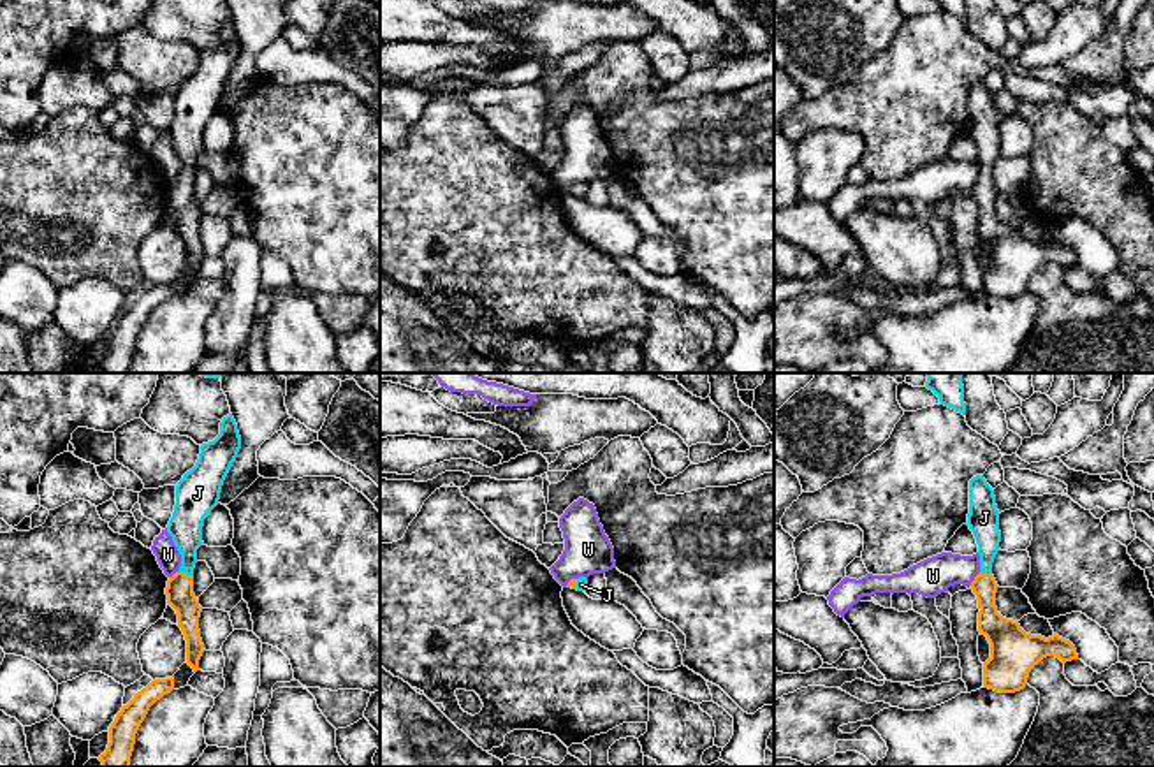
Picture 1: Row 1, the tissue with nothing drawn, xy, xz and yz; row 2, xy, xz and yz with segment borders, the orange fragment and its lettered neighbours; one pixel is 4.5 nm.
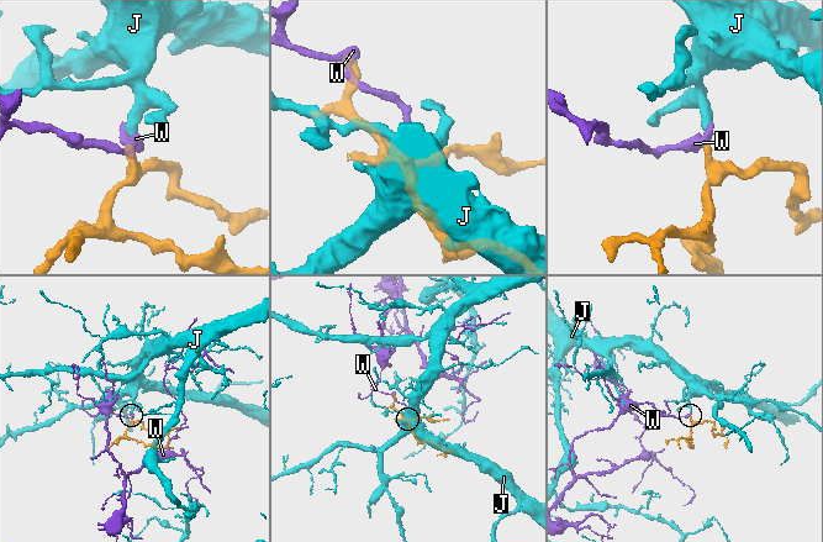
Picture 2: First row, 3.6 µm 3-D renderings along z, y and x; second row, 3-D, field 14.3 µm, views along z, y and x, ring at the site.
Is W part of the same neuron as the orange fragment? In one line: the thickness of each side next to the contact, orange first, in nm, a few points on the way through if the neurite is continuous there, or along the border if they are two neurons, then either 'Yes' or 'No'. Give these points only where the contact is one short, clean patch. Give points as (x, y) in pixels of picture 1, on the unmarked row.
Thickness 120 nm (orange) against 170 nm. Boundary: yz (980, 178), (970, 190). No

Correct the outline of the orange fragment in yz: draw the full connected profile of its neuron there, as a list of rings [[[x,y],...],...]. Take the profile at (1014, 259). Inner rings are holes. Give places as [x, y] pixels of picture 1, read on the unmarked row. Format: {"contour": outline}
{"contour": [[[976,81],[969,86],[969,120],[968,128],[973,137],[978,160],[980,160],[980,179],[971,188],[971,195],[978,206],[978,237],[987,243],[990,250],[990,264],[983,269],[983,292],[999,299],[1015,299],[1026,294],[1029,278],[1047,262],[1055,262],[1063,269],[1078,266],[1075,252],[1054,239],[1045,245],[1041,241],[1026,239],[1019,227],[1006,225],[997,218],[996,199],[997,188],[992,181],[992,169],[999,157],[1001,137],[999,137],[999,116],[996,111],[994,95],[987,90],[983,81]]]}

